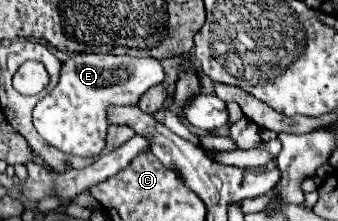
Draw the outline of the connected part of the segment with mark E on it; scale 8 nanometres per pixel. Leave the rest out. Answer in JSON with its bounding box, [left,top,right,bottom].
[34,54,164,156]

